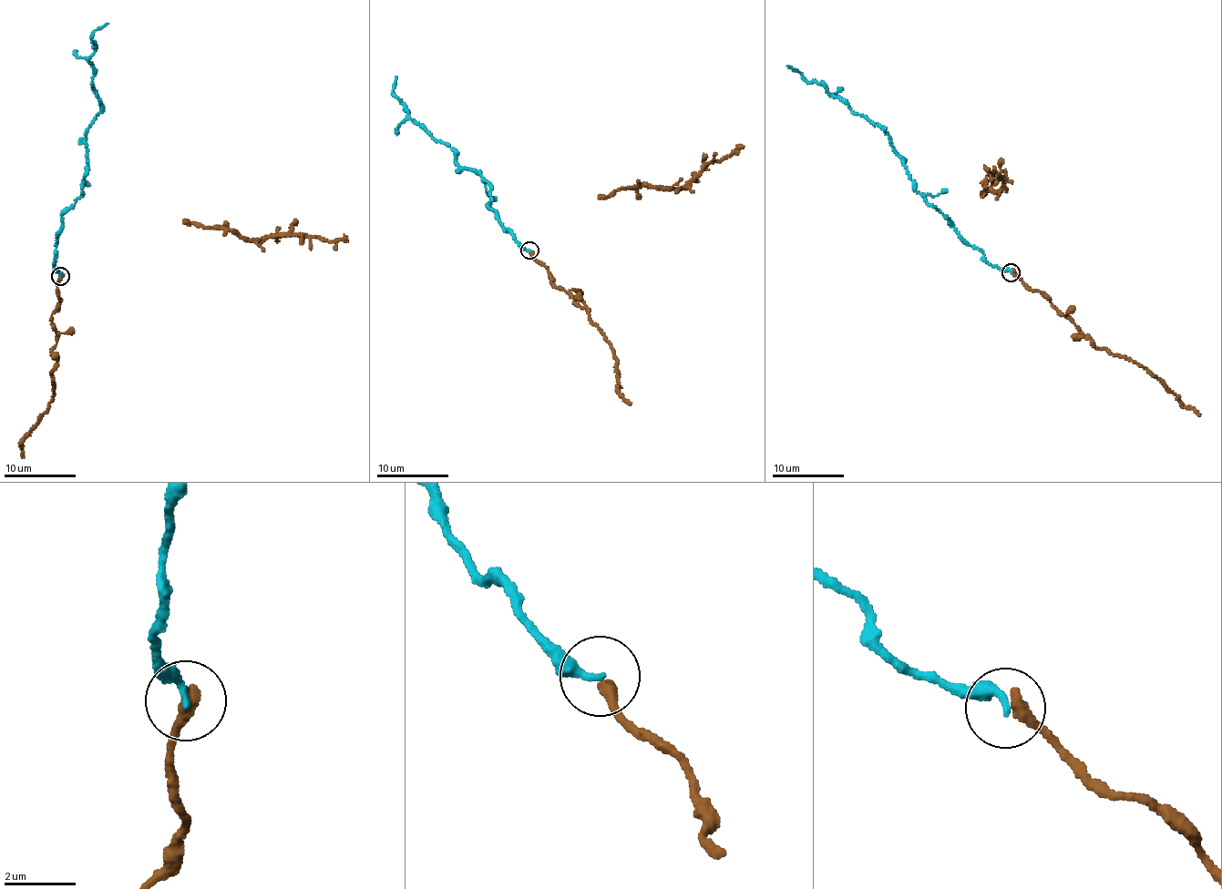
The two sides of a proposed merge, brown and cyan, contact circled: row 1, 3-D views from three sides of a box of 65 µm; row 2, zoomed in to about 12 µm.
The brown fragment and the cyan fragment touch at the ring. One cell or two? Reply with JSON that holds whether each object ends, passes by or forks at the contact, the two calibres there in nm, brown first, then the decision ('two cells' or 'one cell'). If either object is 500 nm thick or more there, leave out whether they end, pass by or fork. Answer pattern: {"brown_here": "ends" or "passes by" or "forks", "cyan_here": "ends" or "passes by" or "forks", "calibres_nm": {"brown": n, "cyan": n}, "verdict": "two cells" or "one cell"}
{"brown_here": "ends", "cyan_here": "ends", "calibres_nm": {"brown": 400, "cyan": 240}, "verdict": "one cell"}

